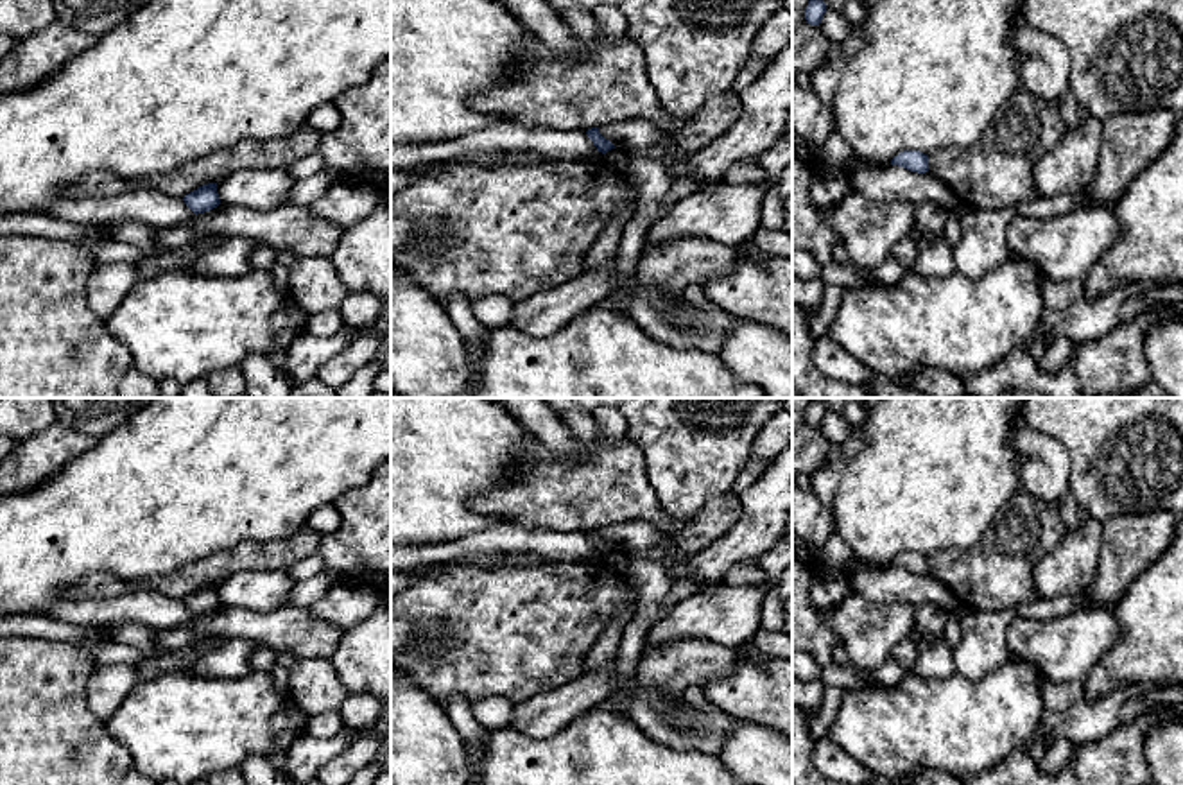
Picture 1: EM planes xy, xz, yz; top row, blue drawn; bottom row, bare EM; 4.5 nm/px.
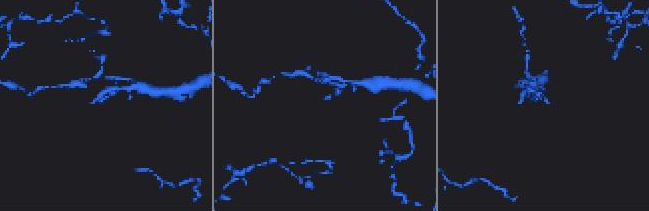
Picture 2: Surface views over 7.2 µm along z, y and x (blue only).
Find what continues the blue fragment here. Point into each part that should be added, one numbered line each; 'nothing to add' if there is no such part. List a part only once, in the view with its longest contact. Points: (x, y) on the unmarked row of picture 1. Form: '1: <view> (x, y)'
nothing to add

